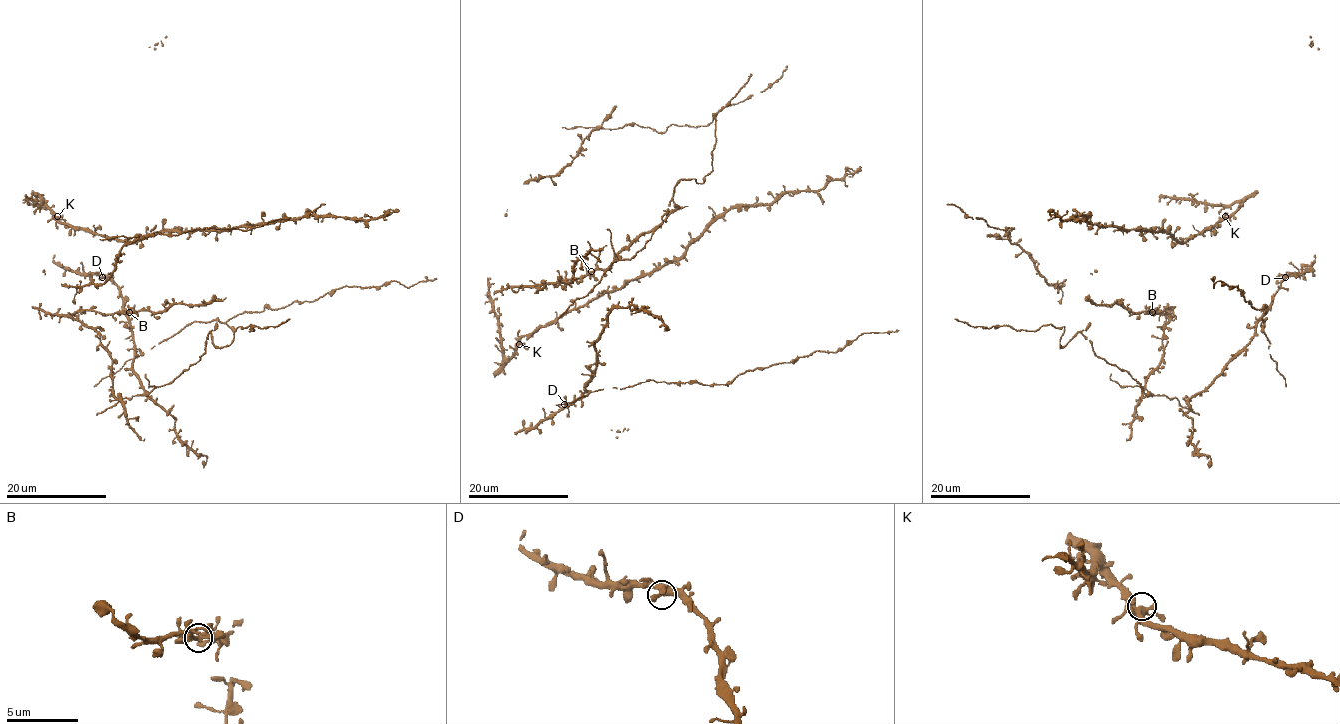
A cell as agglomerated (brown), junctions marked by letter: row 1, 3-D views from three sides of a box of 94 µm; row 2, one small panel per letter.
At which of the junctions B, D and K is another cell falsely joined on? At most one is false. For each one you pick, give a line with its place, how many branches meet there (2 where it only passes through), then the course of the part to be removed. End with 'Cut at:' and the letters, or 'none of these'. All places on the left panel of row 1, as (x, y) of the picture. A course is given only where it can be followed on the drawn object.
Cut at: none of these

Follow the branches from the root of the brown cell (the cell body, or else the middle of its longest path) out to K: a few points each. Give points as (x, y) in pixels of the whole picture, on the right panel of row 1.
K: (1194, 235), (1208, 230), (1225, 216)

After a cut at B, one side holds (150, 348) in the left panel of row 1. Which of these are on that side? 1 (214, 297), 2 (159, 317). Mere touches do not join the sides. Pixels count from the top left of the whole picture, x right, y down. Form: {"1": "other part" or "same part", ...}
{"1": "other part", "2": "other part"}

